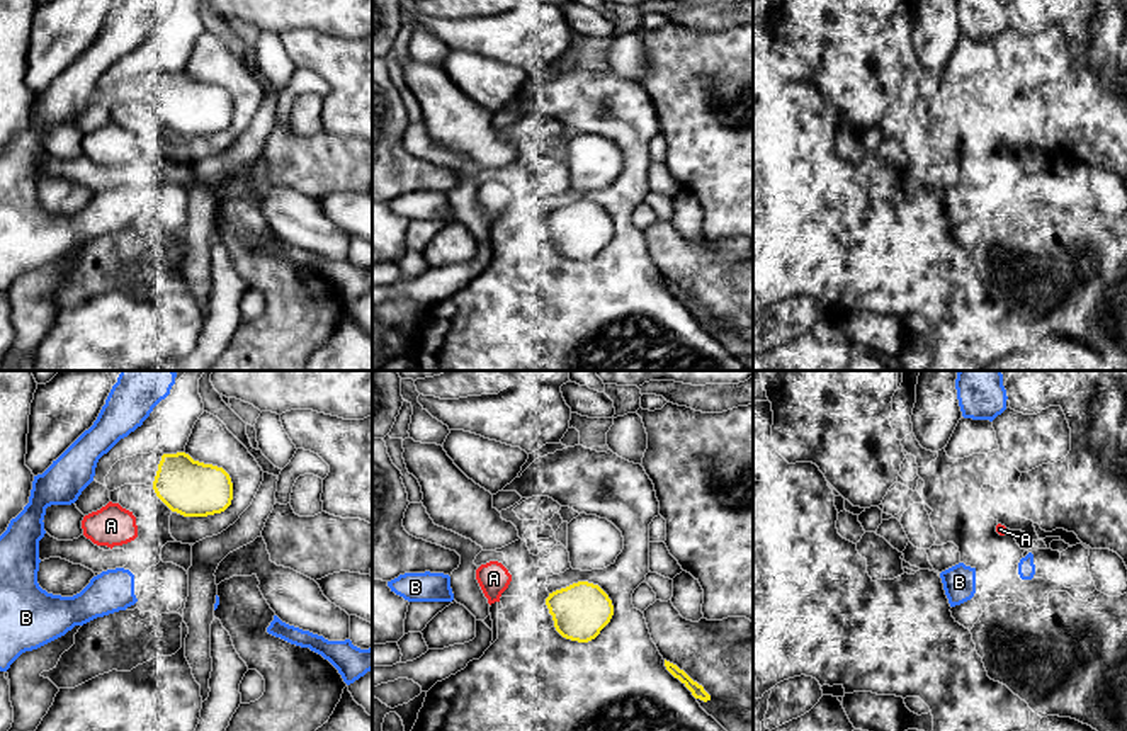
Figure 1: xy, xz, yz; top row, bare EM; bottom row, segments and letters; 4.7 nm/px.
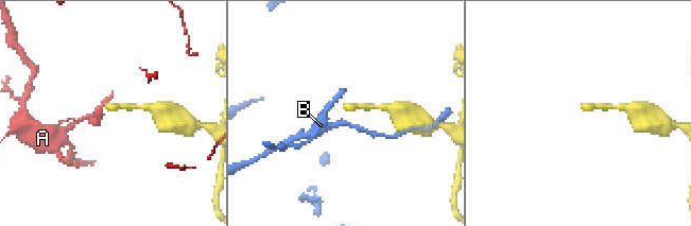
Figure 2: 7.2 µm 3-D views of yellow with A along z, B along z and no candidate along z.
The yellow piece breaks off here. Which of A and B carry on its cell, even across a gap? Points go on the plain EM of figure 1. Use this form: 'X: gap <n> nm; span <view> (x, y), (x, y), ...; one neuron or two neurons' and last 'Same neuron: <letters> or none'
A: gap 140 nm; span xy (157, 114), (131, 131); two neurons
B: gap 180 nm; span xy (164, 73), (140, 45); two neurons
Same neuron: none

